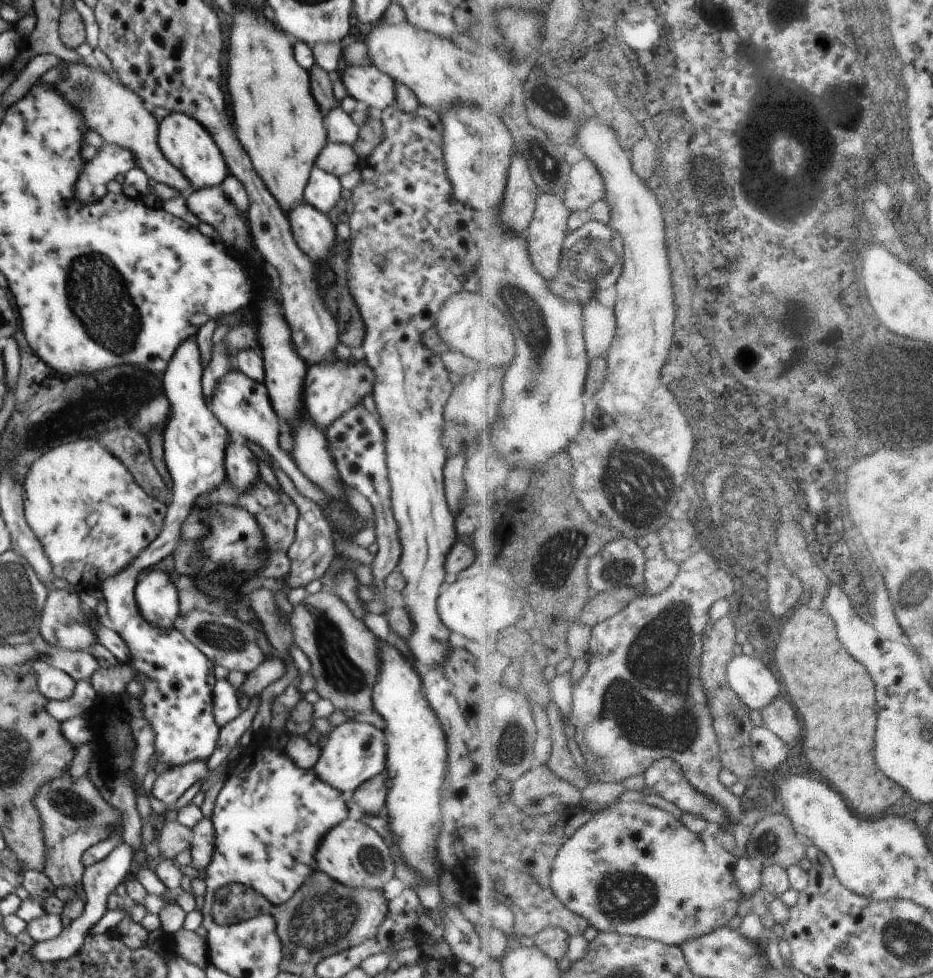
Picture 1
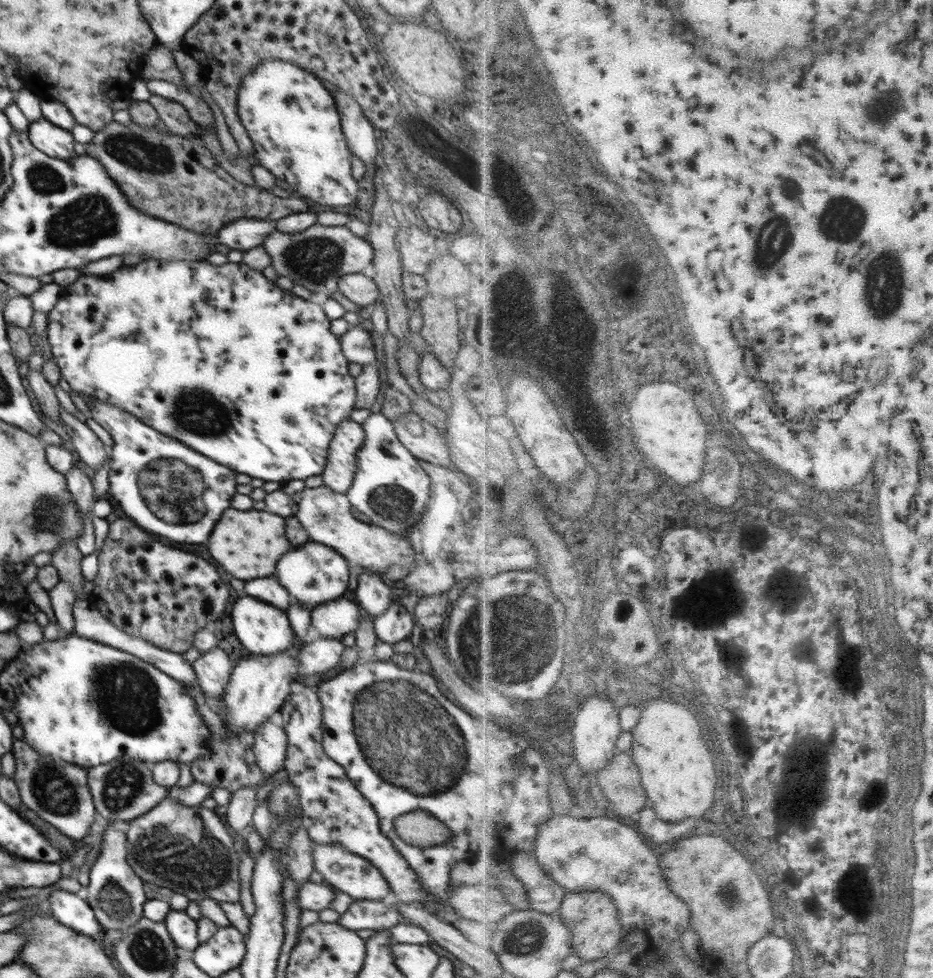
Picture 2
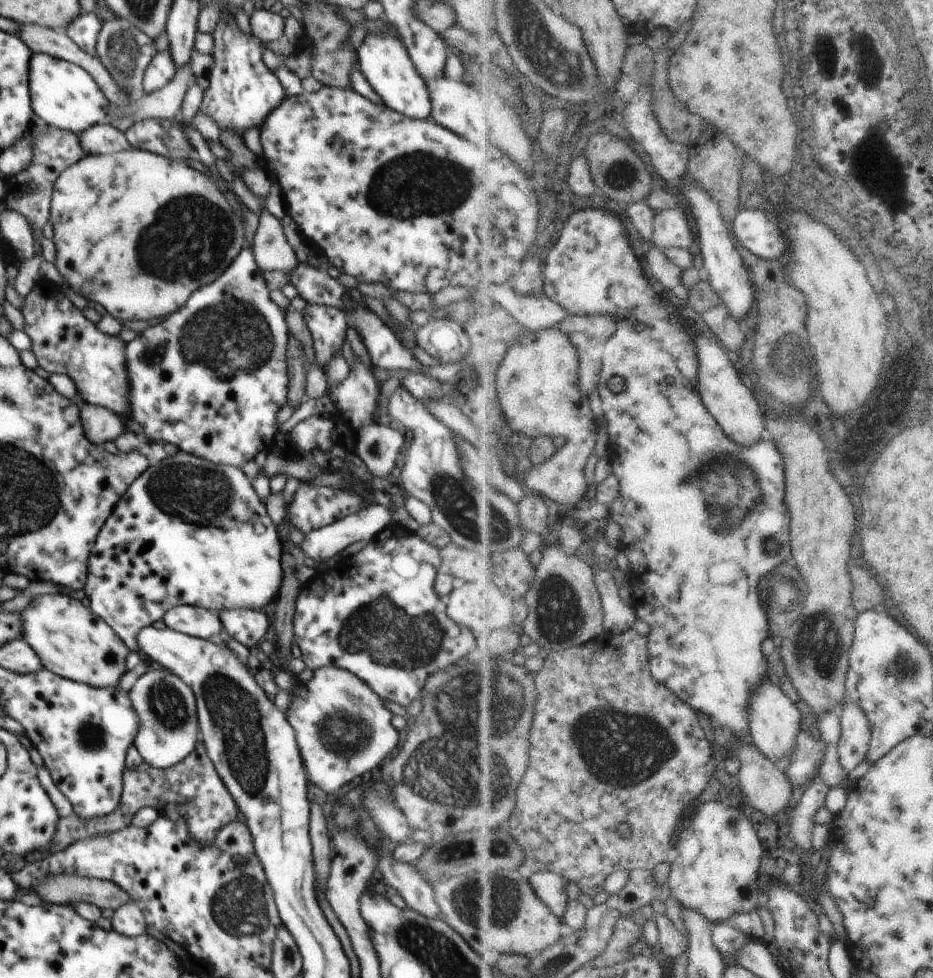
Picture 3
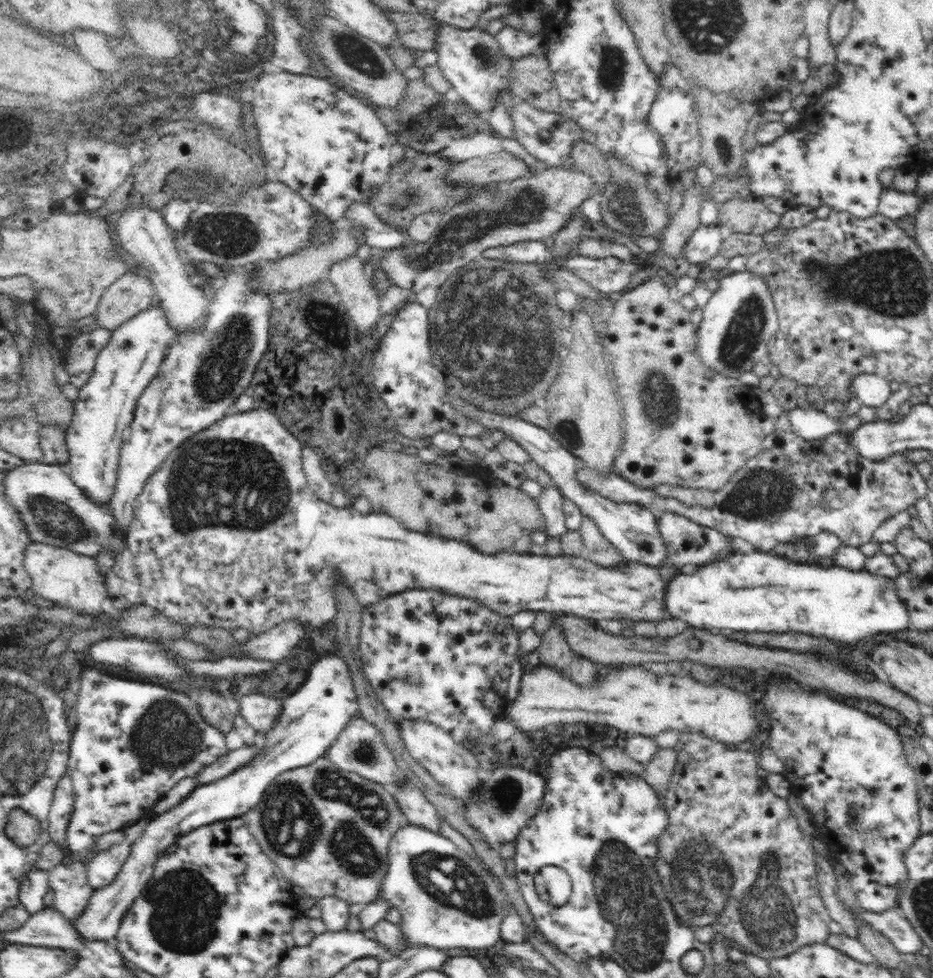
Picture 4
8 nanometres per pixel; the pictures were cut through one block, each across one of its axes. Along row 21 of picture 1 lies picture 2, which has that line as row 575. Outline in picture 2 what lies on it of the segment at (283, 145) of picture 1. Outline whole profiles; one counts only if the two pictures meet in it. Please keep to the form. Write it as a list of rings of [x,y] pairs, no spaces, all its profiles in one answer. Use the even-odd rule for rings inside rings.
[[[228,508],[220,516],[220,522],[216,522],[208,542],[208,552],[212,554],[212,558],[216,558],[216,562],[224,570],[228,570],[234,578],[240,580],[270,576],[274,572],[274,564],[286,550],[288,550],[288,540],[284,538],[284,518],[262,510],[242,512]]]

